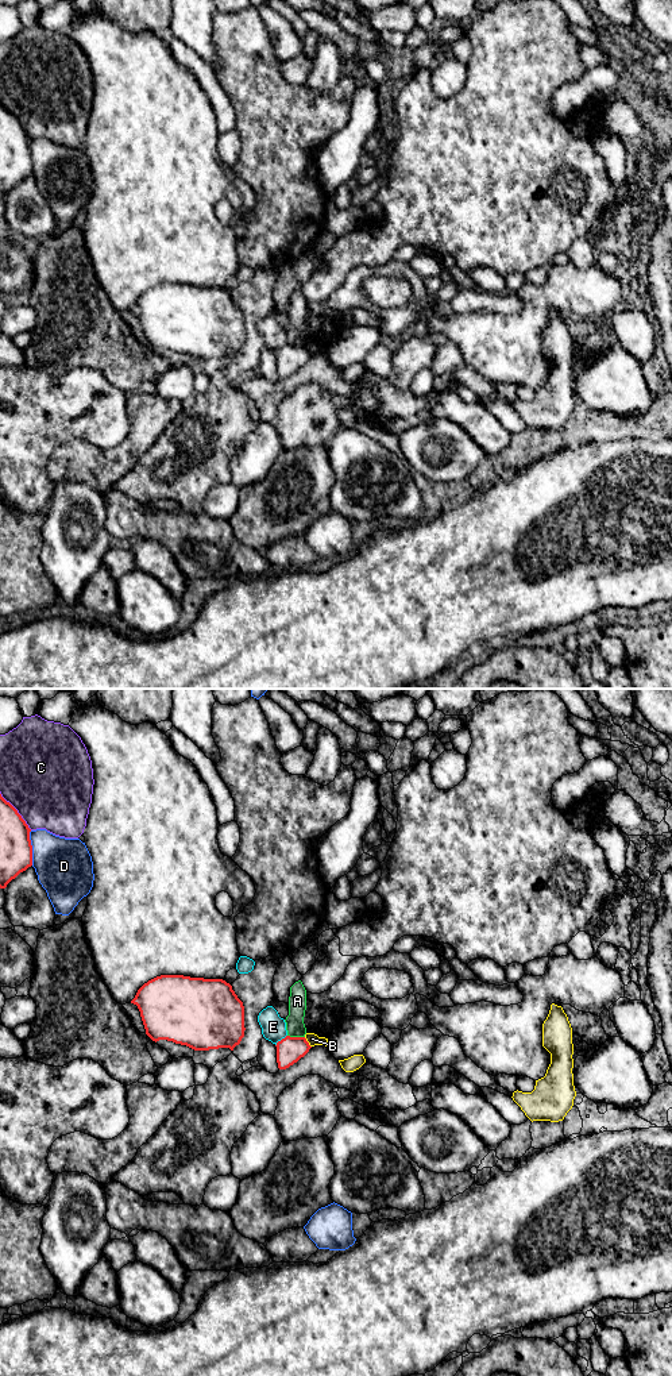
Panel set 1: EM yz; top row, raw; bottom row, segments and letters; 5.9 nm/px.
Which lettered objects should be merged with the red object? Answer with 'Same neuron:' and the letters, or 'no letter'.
Same neuron: no letter

